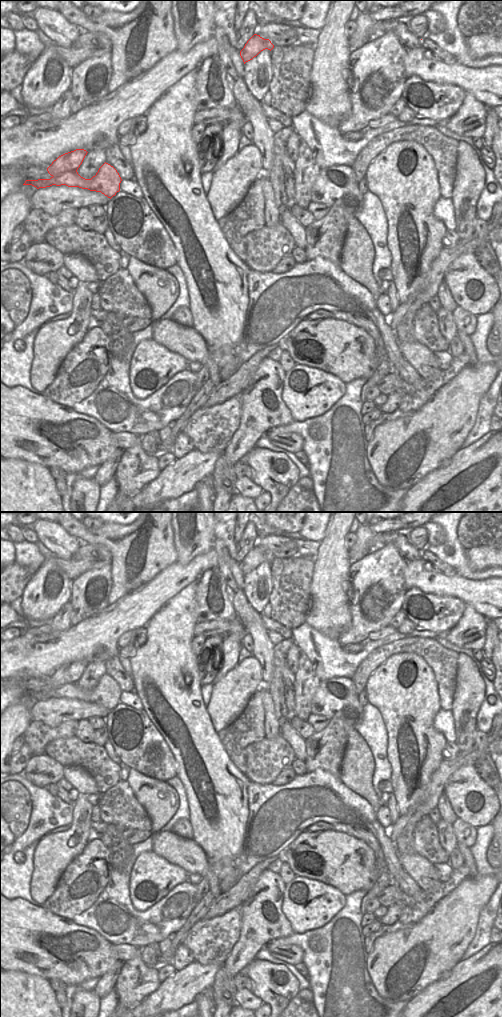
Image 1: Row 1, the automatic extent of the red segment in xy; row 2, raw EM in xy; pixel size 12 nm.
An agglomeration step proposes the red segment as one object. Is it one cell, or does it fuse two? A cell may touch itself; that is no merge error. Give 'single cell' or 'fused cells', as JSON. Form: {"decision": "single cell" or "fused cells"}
{"decision": "fused cells"}

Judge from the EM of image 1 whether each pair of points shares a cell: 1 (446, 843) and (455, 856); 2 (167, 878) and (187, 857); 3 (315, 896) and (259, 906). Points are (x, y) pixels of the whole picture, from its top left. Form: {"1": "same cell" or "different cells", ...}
{"1": "different cells", "2": "different cells", "3": "different cells"}

